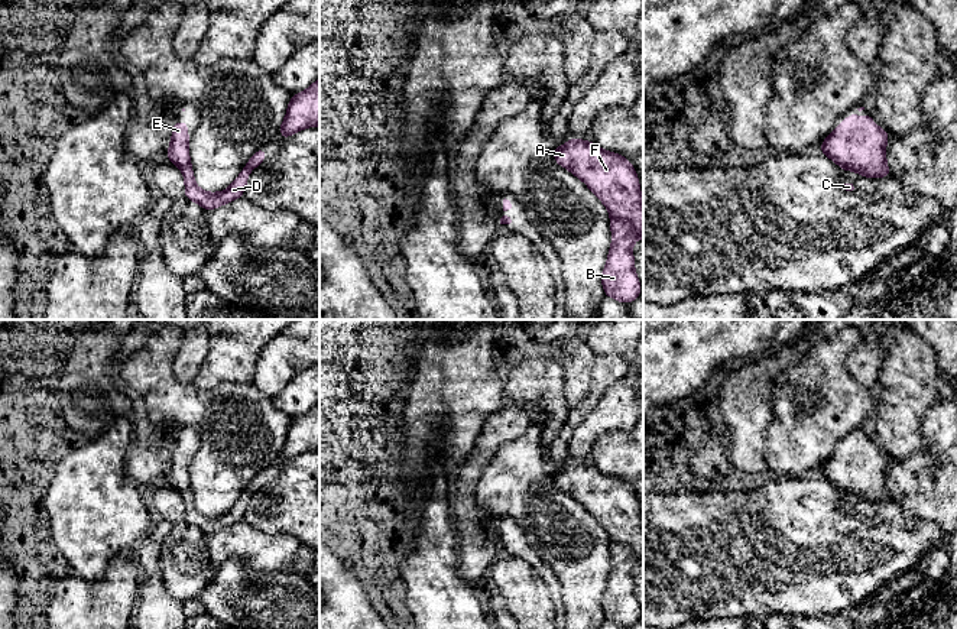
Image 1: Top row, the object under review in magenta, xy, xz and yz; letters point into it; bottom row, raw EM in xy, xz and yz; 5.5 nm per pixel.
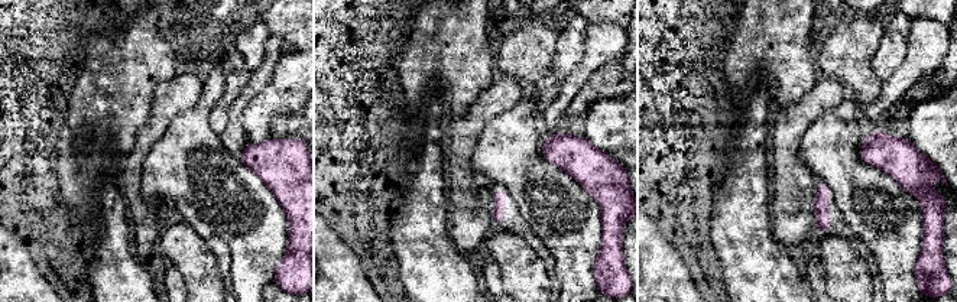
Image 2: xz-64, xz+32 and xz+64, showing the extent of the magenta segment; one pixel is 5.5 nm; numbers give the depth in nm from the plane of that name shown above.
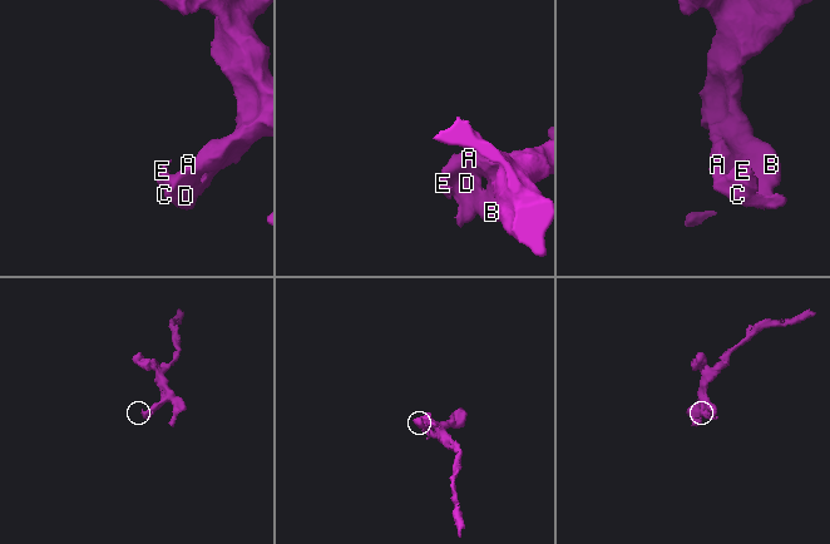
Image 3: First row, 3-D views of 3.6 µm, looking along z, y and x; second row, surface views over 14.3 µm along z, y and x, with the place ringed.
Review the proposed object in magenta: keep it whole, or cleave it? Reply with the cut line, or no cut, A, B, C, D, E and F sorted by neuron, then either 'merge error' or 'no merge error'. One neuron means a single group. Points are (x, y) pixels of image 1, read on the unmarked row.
no cut | A B C D E F | no merge error

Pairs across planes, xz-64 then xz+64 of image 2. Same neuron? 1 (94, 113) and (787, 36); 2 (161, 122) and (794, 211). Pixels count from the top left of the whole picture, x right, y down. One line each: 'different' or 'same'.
1: same
2: same

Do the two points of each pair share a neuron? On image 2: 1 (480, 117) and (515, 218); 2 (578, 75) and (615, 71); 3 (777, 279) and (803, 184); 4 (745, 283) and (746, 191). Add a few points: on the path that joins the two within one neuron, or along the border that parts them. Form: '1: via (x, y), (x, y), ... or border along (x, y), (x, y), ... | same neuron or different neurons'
1: border along (489, 185), (493, 213) | different neurons
2: border along (620, 57), (604, 64), (573, 100) | different neurons
3: border along (771, 217), (771, 231), (787, 249) | different neurons
4: via (745, 260), (745, 214) | same neuron

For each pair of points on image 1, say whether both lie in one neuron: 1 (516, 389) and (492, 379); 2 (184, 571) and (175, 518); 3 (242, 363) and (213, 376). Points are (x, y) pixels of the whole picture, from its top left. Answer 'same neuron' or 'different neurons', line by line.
1: different neurons
2: same neuron
3: same neuron

